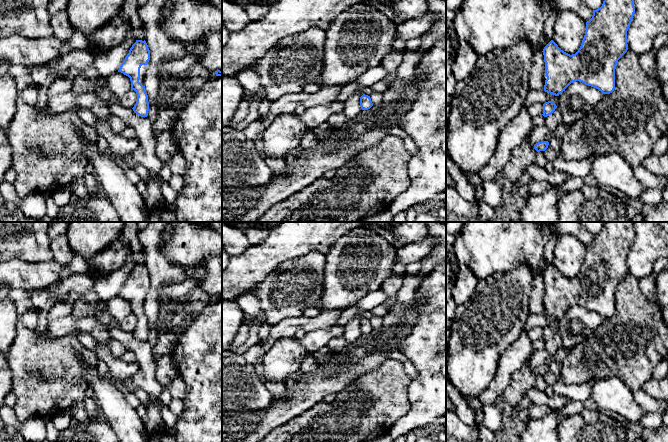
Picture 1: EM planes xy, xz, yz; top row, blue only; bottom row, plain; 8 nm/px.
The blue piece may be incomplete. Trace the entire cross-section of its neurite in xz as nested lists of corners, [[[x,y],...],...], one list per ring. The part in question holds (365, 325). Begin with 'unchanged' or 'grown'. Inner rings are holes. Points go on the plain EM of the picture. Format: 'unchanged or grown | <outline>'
unchanged | [[[363,318],[360,321],[360,330],[362,334],[368,334],[373,330],[370,320]]]

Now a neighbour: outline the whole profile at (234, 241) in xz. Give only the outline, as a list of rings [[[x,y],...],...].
[[[222,222],[222,247],[230,256],[237,256],[250,247],[243,230]]]

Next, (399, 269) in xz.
[[[396,263],[393,267],[392,275],[405,277],[406,276],[406,266],[407,265],[404,263]]]

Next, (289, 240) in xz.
[[[282,222],[270,229],[265,241],[257,246],[250,246],[243,253],[231,256],[228,266],[222,270],[222,300],[235,300],[241,293],[247,292],[269,276],[273,270],[285,263],[304,256],[311,251],[319,251],[326,255],[331,245],[350,231],[362,227],[364,222]]]

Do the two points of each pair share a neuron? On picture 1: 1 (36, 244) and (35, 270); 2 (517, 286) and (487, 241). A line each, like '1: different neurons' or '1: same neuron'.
1: different neurons
2: different neurons

